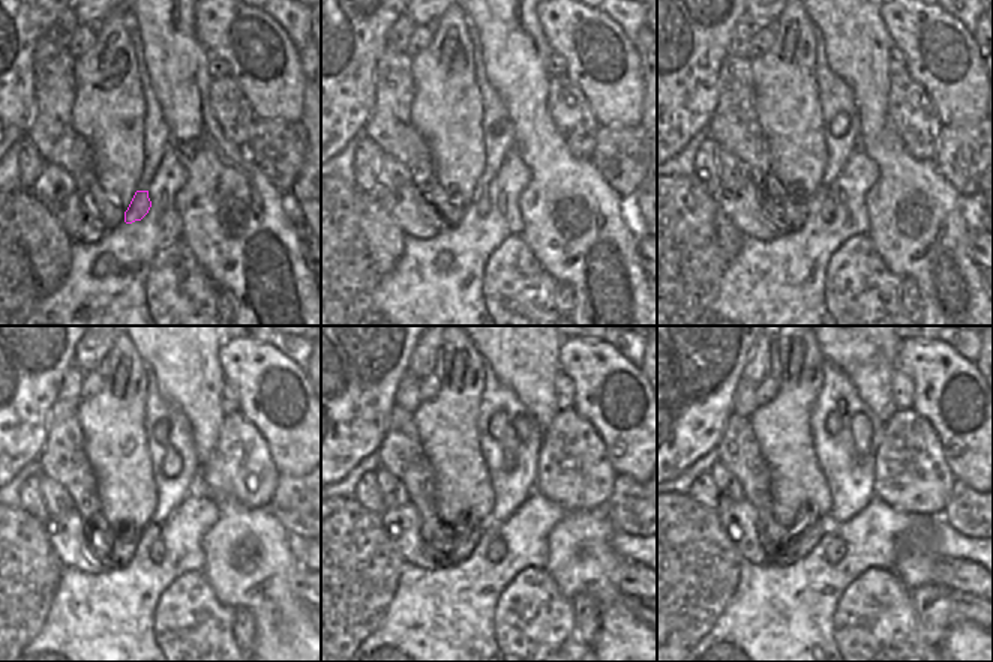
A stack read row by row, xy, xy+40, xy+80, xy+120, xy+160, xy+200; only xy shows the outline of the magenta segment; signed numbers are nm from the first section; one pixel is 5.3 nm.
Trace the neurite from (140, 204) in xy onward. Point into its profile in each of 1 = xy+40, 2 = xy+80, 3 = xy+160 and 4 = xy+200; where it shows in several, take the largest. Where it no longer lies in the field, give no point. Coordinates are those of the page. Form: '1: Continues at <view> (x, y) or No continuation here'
1: Continues at xy+40 (482, 200)
2: Continues at xy+80 (828, 210)
3: Continues at xy+160 (497, 550)
4: Continues at xy+200 (836, 550)

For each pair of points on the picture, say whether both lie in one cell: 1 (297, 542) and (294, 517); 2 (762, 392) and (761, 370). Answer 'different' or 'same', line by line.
1: different
2: different

